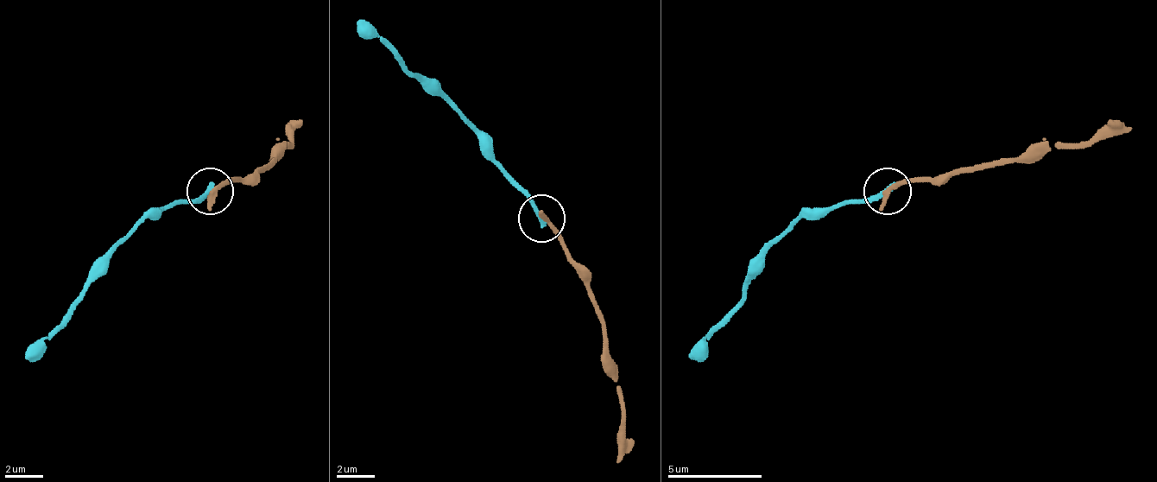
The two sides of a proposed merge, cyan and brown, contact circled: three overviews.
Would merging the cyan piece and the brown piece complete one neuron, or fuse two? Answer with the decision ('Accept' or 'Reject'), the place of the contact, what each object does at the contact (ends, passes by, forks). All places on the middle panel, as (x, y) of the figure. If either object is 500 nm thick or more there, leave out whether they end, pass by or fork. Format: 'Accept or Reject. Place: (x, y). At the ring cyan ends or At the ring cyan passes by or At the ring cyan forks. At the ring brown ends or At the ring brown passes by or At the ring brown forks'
Reject. Place: (541, 218). At the ring cyan ends. At the ring brown ends

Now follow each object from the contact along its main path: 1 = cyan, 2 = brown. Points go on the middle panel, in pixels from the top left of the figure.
1: (542, 217), (490, 142), (443, 94), (414, 75), (358, 18)
2: (542, 217), (603, 326), (603, 368), (613, 377), (622, 425), (618, 463)

